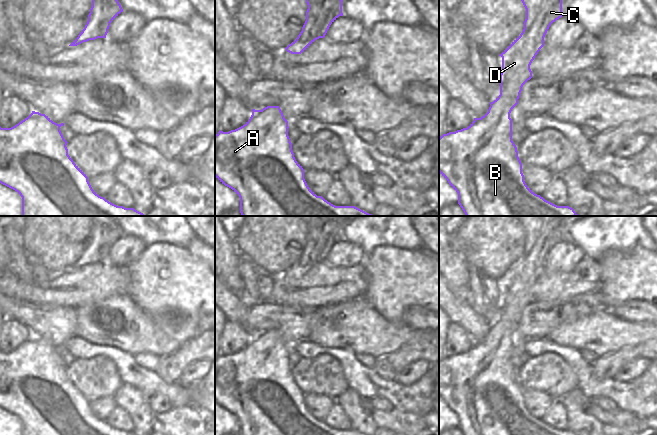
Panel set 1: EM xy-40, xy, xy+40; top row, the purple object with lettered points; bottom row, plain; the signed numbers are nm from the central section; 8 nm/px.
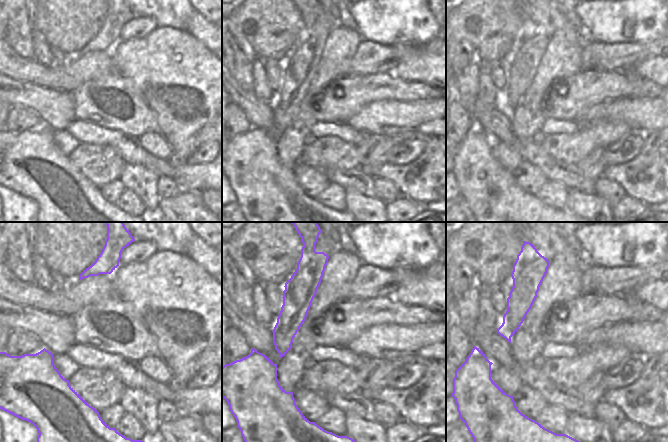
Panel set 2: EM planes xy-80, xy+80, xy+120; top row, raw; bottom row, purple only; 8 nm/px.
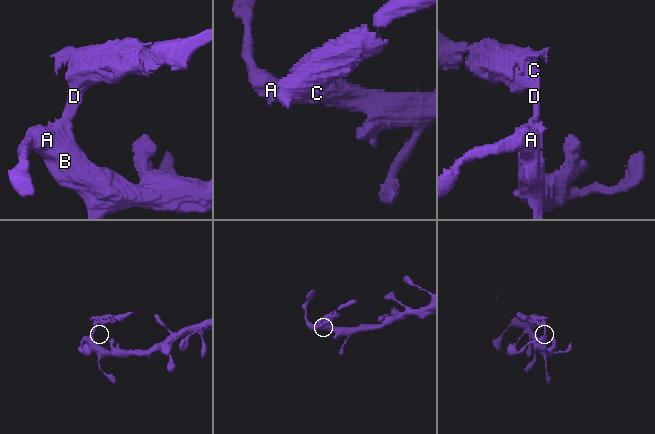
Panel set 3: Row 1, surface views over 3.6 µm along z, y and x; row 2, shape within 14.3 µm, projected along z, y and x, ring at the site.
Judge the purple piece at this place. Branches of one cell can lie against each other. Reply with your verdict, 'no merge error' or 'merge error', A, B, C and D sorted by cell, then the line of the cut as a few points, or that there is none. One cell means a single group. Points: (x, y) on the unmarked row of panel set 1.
merge error | A B / C D | xy (262, 333), (265, 337), (279, 343), (284, 342)

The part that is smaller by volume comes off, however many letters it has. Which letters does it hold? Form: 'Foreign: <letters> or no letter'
Foreign: C, D

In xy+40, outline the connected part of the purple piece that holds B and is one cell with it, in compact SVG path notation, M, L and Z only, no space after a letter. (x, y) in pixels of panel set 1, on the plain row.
M488 336L467 351L439 361L439 397L458 417L463 435L574 435L569 430L557 430L535 418L525 407L522 387L512 365L512 343L503 344Z

